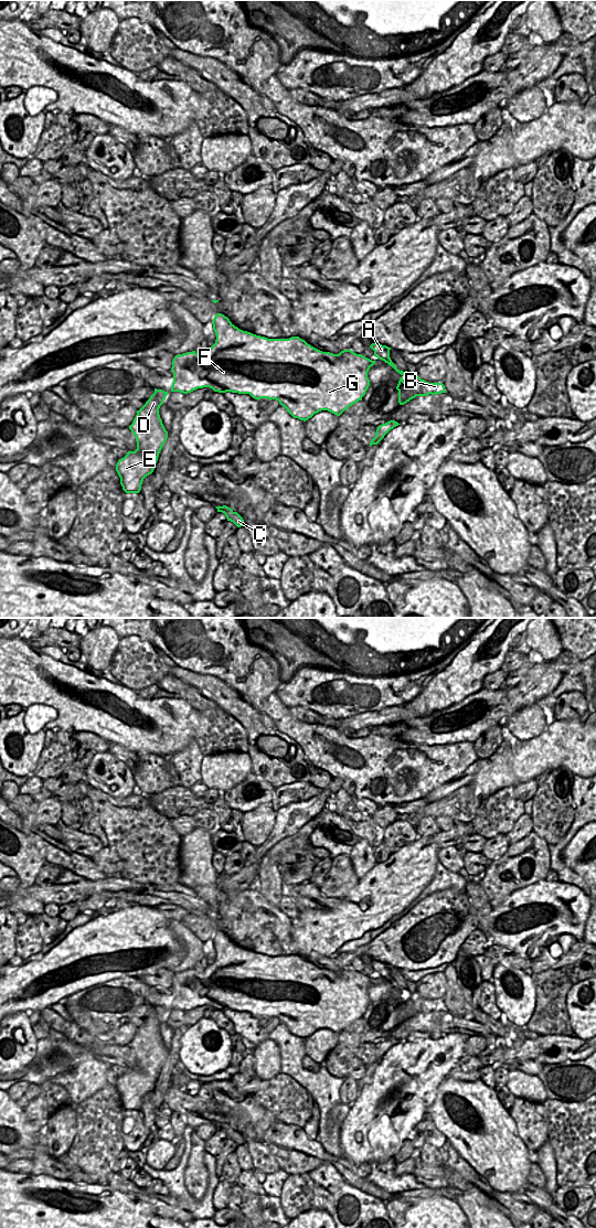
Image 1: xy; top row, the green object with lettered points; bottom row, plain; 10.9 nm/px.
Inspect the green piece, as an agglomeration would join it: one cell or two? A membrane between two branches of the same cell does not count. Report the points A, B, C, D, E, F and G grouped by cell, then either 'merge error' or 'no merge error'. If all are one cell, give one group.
A B C D E F G; no merge error

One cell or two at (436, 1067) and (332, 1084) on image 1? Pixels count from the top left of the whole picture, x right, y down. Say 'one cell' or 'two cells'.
two cells

